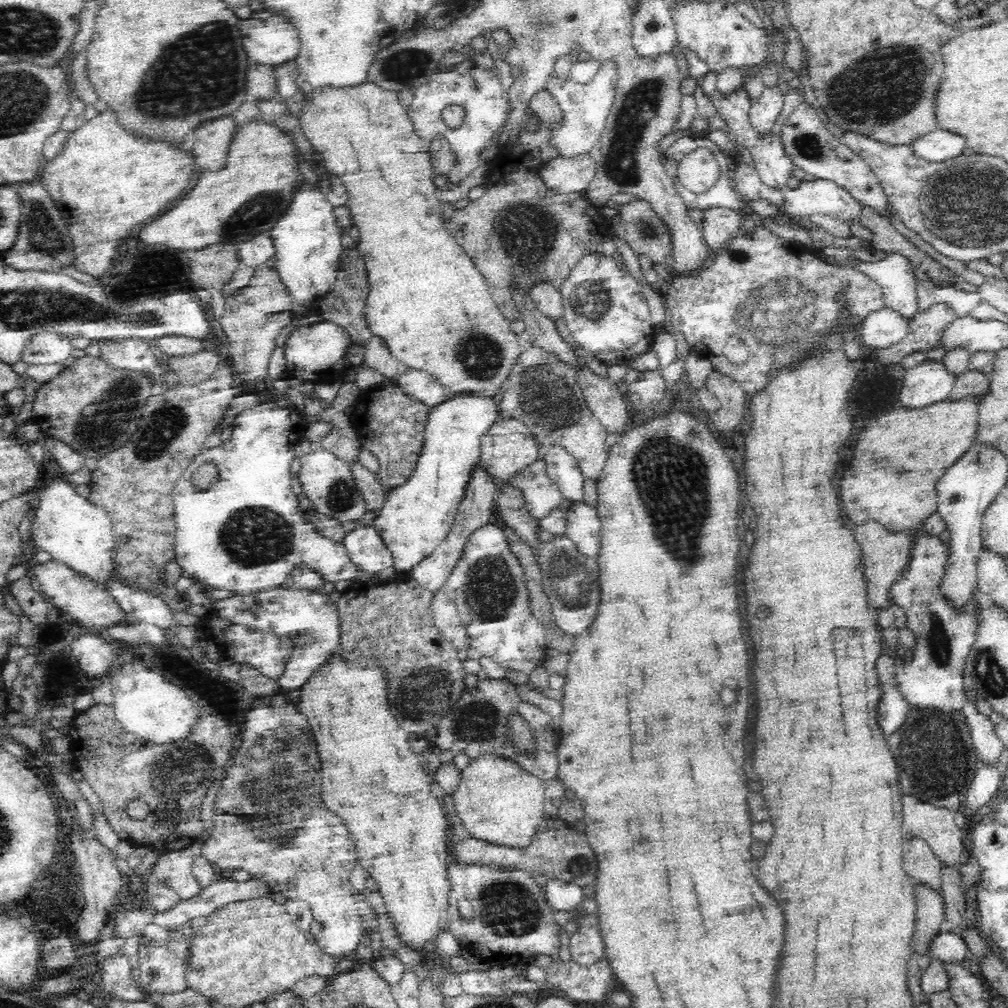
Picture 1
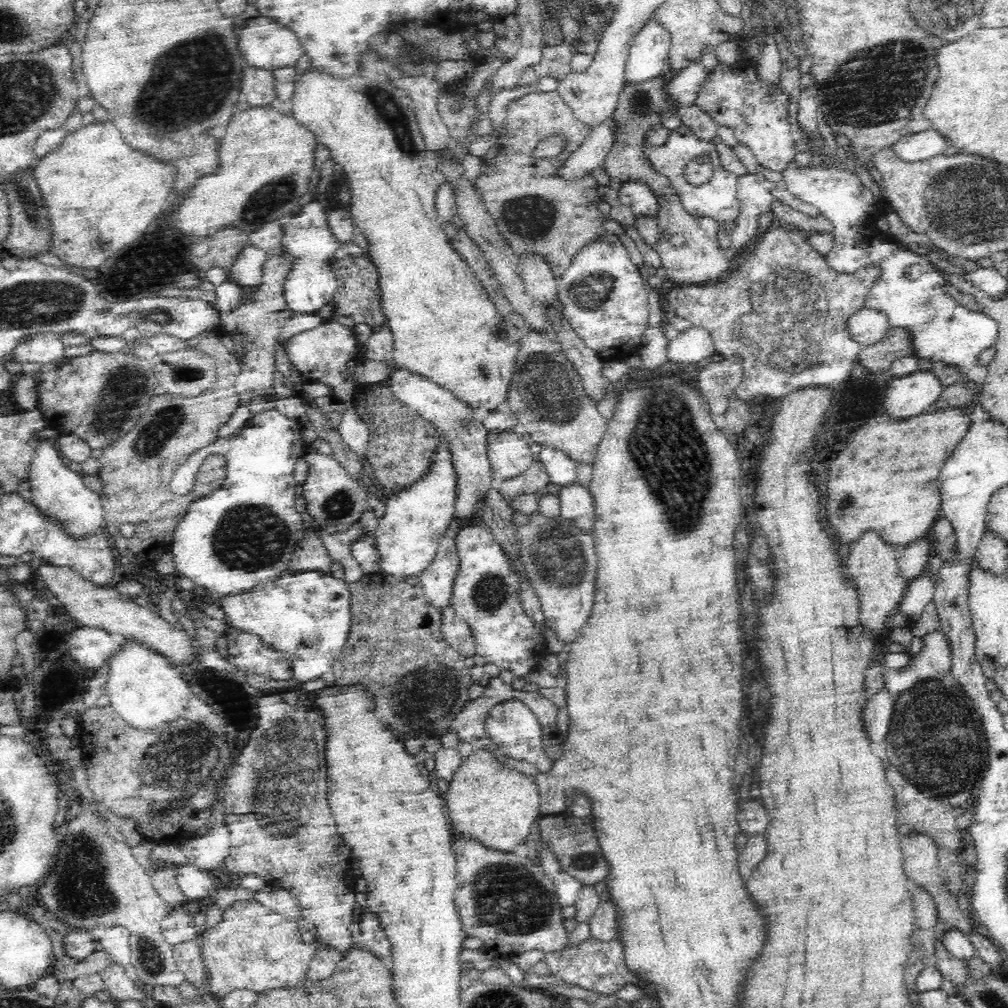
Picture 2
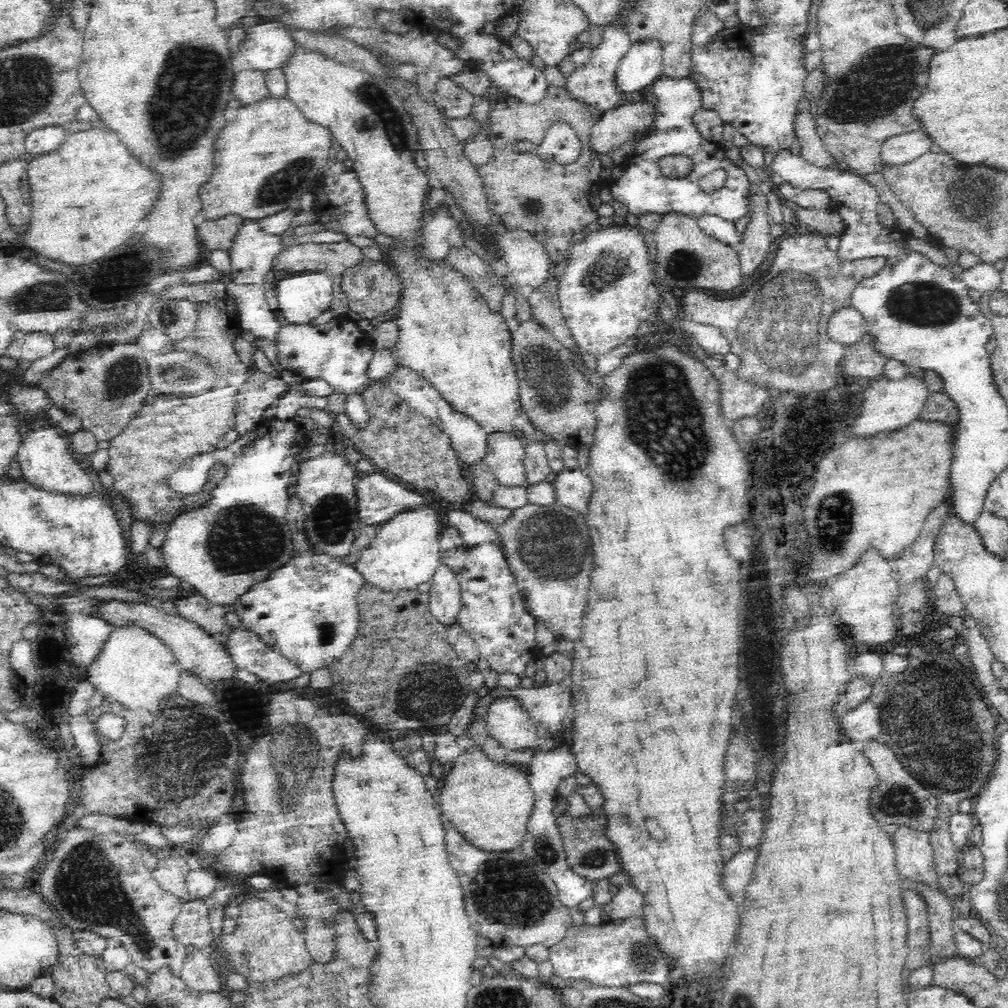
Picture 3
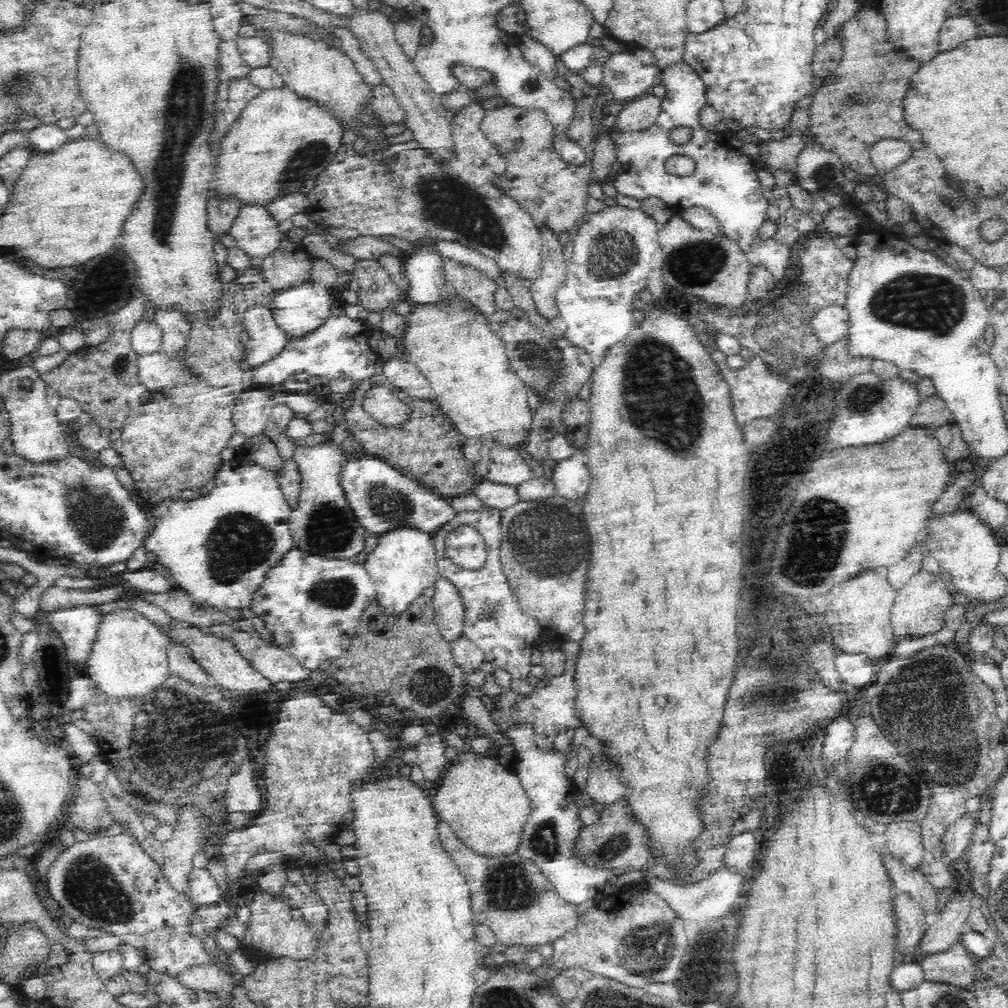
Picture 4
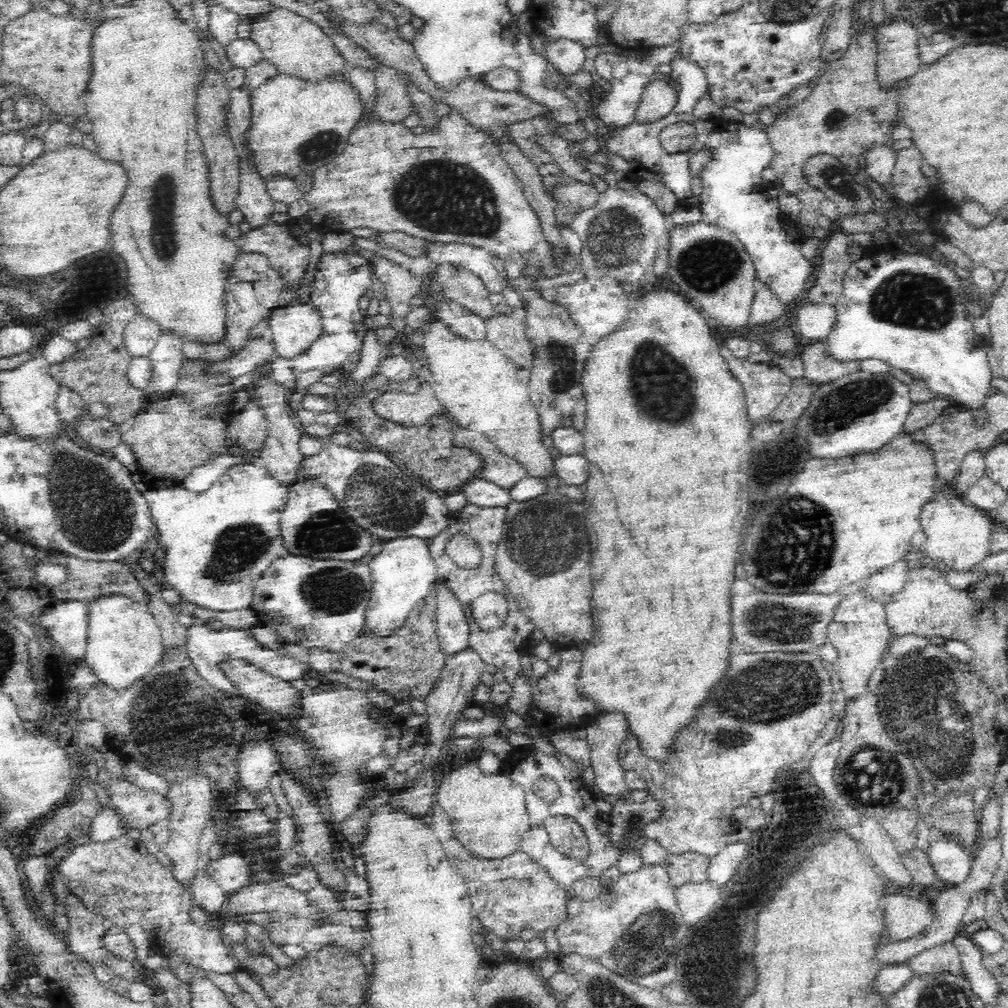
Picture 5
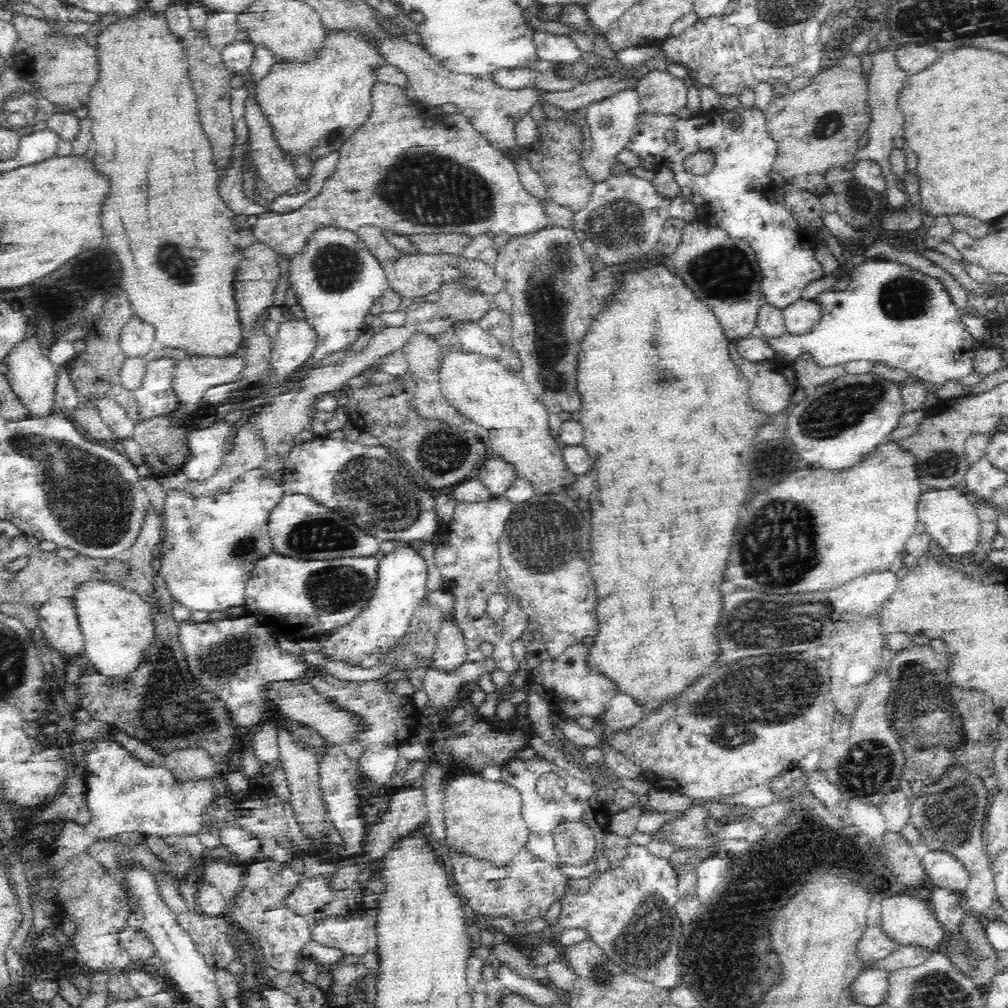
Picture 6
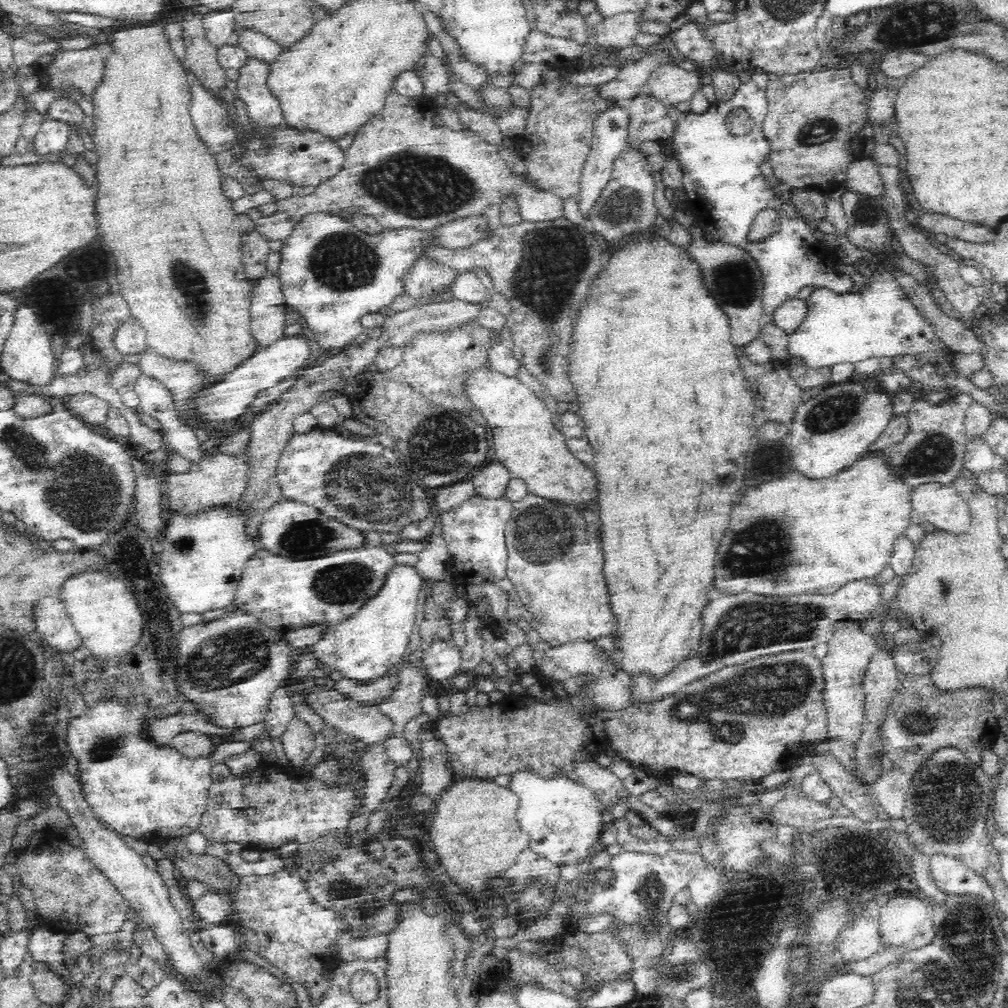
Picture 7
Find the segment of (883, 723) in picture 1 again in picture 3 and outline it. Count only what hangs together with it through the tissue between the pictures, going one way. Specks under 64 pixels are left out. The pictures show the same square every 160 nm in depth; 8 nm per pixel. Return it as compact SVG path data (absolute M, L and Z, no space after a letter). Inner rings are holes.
M872 697L866 699L854 710L841 716L840 732L852 742L852 740L870 740L876 738L880 732L879 708L875 707L876 700Z

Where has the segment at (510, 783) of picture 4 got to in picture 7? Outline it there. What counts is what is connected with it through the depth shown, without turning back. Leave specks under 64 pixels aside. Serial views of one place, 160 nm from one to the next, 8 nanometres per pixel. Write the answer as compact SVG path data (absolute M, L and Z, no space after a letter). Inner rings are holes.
M458 779L450 788L437 799L436 808L432 811L428 834L430 842L438 854L440 864L446 870L445 874L452 878L452 883L464 890L472 890L472 883L479 889L486 889L485 882L490 878L502 876L510 866L516 864L519 854L529 846L529 836L517 823L516 810L518 810L519 797L510 788L504 788L493 780Z

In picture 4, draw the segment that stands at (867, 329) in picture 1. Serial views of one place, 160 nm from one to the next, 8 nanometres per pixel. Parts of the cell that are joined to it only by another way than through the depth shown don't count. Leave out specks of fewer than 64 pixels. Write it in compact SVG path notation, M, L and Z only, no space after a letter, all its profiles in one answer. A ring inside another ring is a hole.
M826 306L816 309L810 317L810 326L816 340L824 346L846 339L848 330L848 311L842 306Z

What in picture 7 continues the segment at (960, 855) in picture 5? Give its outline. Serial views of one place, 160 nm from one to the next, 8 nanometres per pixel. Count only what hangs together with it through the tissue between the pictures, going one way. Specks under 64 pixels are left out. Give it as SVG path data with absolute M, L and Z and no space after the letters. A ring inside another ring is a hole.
M932 855L931 875L946 895L970 895L993 902L994 890L985 875L972 870L964 861L950 855Z

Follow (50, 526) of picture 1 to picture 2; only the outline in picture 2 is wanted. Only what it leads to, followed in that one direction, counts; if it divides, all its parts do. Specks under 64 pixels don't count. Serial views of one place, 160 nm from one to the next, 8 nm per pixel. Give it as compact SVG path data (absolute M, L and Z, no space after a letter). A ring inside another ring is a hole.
M50 437L40 438L36 450L33 450L32 460L28 465L27 482L31 488L31 502L36 508L60 522L66 522L68 534L74 538L88 538L90 534L96 534L98 530L105 529L104 507L101 496L93 492L84 484L82 476L74 470L70 470L62 458L56 439Z

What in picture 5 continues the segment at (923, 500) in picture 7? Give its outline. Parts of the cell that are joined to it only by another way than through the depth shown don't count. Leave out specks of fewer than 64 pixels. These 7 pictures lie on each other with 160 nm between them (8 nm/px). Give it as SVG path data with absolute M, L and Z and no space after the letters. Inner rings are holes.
M946 488L936 492L930 502L924 504L922 514L920 514L921 528L928 538L924 544L923 551L930 558L940 559L945 567L956 572L968 572L976 565L980 564L986 555L990 555L989 546L991 544L991 534L994 531L992 516L966 502L963 495L957 494L956 490Z

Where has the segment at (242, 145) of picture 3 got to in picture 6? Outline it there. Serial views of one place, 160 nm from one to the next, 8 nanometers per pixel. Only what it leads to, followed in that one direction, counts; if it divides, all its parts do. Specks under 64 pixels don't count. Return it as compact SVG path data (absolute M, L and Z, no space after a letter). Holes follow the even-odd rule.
M326 29L326 36L322 40L322 48L316 52L312 60L304 62L277 62L263 76L257 84L258 103L262 111L268 115L274 137L278 139L285 155L300 156L304 151L312 151L313 156L322 158L341 144L370 118L374 110L372 92L375 85L380 82L376 71L389 65L389 61L381 49L379 34L372 30L365 34L365 30L351 32L351 30Z

